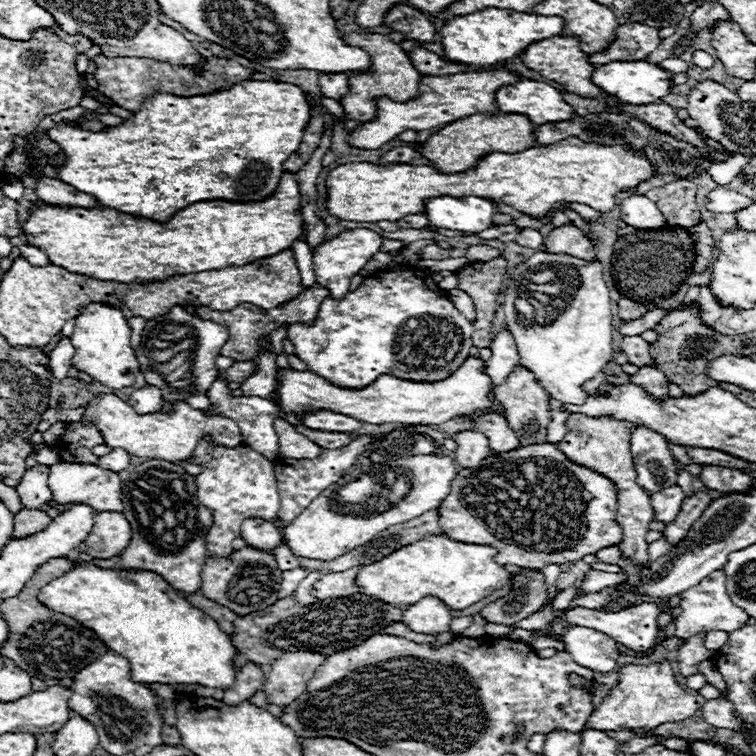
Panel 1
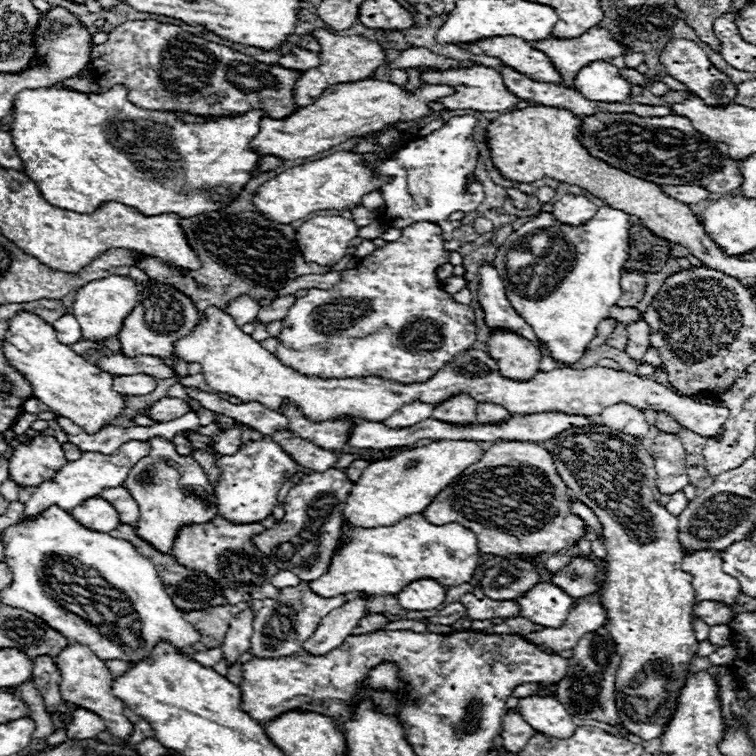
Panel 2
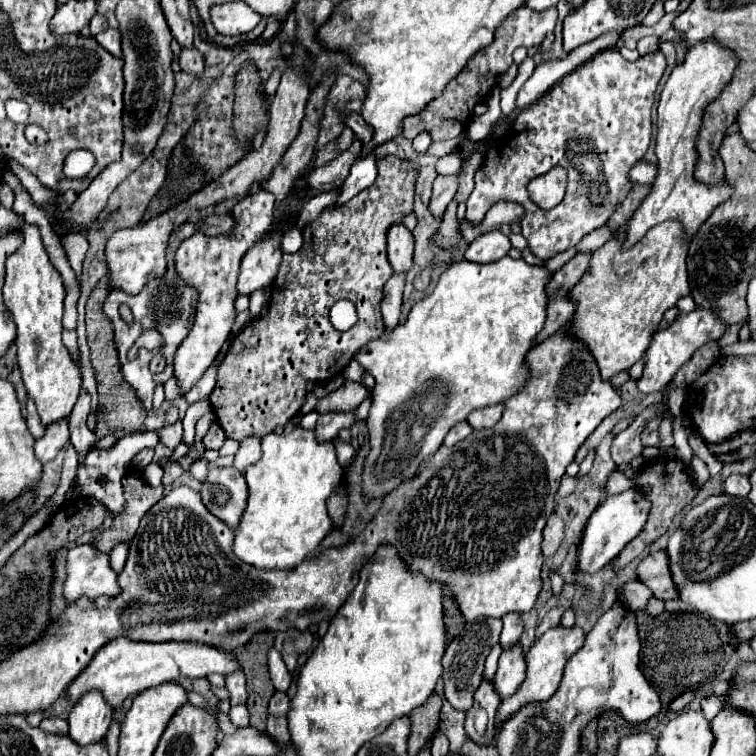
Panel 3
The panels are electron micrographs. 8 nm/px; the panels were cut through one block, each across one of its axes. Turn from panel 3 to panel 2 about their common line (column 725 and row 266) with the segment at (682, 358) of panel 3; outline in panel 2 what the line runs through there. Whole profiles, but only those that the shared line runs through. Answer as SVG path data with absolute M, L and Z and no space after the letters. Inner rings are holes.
M316 216L296 230L296 242L306 262L314 262L314 264L332 268L348 252L350 242L358 236L358 230L360 228L352 220L346 220L340 216Z

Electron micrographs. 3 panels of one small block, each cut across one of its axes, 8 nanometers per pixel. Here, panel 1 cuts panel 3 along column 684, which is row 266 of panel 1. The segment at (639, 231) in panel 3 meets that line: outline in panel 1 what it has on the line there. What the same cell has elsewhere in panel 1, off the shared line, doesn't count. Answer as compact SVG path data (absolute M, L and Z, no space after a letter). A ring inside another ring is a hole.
M284 172L274 196L262 202L196 202L178 210L166 222L132 218L108 208L32 204L22 232L30 246L48 254L52 266L66 268L70 274L114 282L150 282L174 274L244 266L274 256L300 238L300 224L298 182L292 172Z

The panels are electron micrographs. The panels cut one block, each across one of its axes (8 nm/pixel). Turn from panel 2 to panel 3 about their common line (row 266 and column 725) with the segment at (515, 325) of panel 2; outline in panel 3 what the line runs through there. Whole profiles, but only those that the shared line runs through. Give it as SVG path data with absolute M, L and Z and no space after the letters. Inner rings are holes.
M732 474L724 480L724 494L728 496L746 496L750 492L750 480L744 474Z

